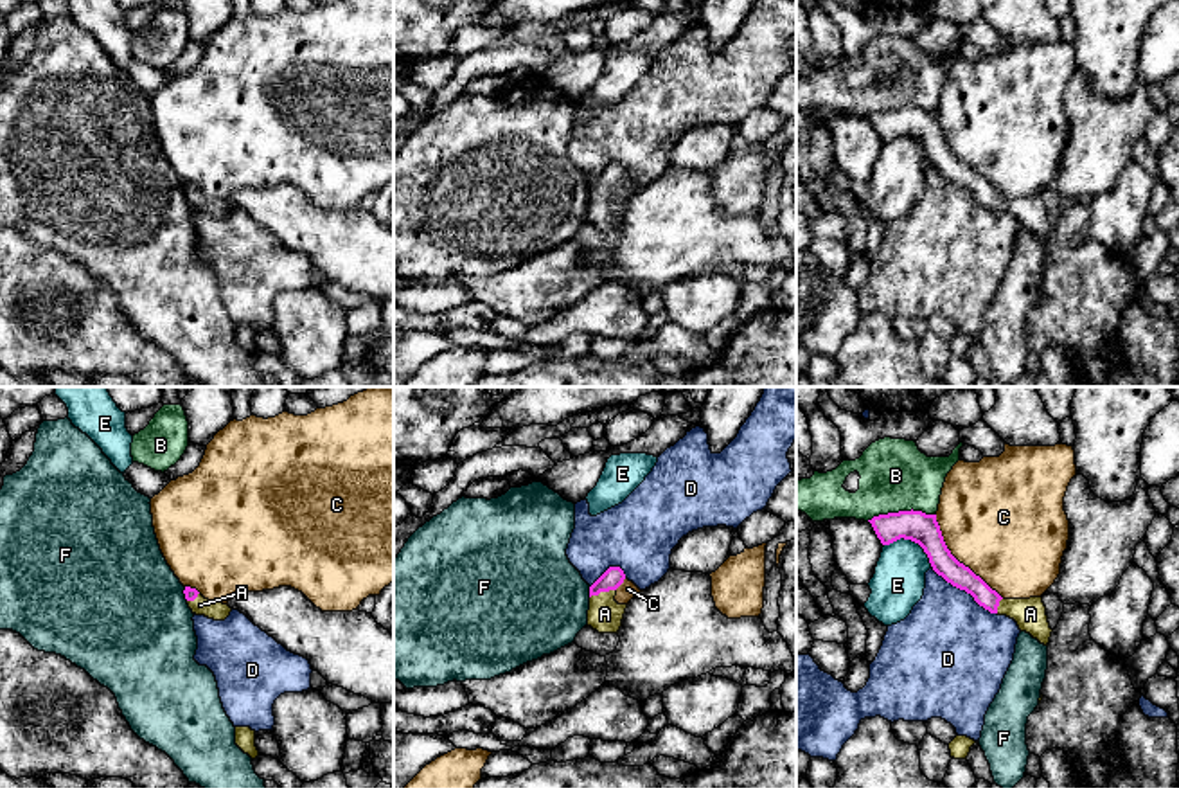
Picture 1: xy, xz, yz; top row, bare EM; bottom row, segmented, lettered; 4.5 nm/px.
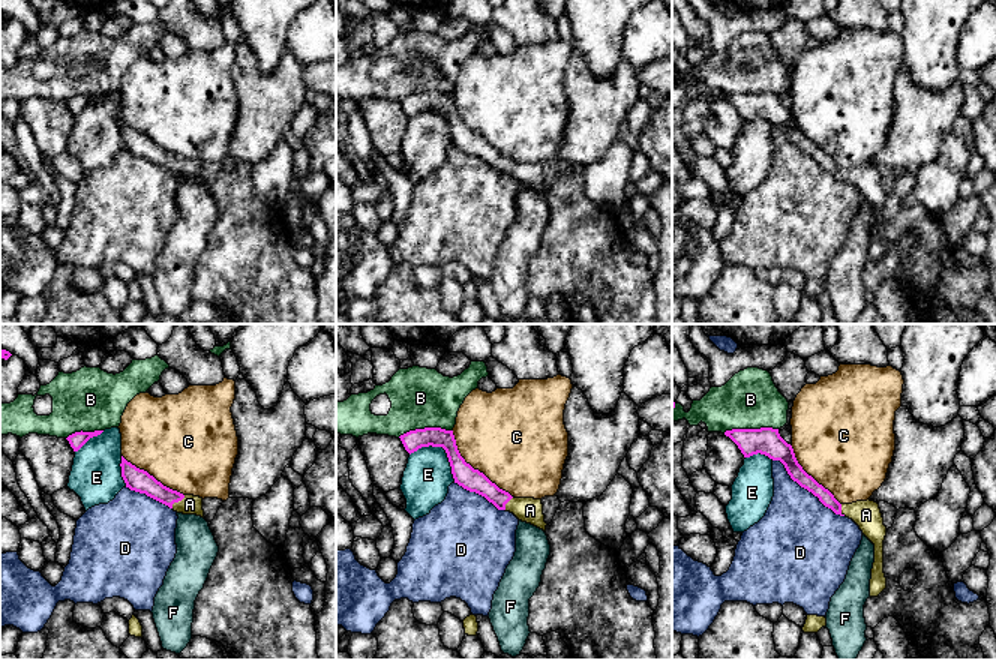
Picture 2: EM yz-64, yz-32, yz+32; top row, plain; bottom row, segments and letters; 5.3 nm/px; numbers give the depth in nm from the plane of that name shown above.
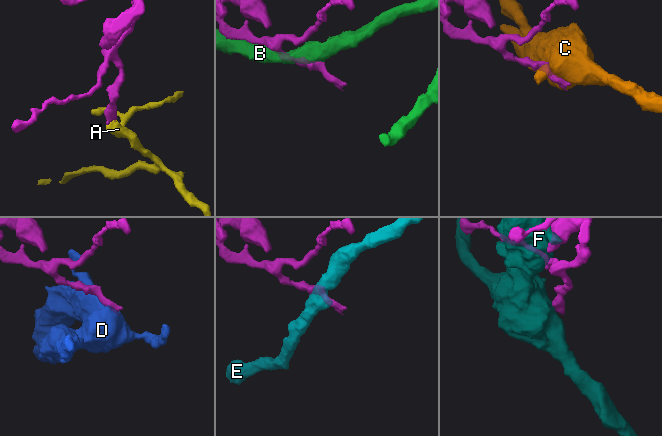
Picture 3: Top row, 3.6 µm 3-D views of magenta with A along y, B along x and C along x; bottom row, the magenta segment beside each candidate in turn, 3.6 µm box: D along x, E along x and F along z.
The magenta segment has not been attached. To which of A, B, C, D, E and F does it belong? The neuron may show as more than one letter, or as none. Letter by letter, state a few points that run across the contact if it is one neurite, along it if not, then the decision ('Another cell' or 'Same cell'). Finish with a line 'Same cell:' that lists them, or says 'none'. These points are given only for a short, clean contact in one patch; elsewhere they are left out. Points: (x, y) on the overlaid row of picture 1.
A: Line: xz (613, 576), (602, 590), (604, 614). Same cell
B: Another cell
C: Another cell
D: Another cell
E: Line: yz (885, 544), (910, 538), (922, 549), (931, 565). Another cell
F: Another cell
Same cell: A

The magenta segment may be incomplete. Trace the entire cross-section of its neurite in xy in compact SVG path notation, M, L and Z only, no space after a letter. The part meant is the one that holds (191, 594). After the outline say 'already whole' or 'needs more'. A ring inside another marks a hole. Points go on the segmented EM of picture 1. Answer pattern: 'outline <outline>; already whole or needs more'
outline M185 587L183 594L189 608L196 615L205 615L214 621L225 621L232 612L228 604L205 599L196 588Z; needs more

